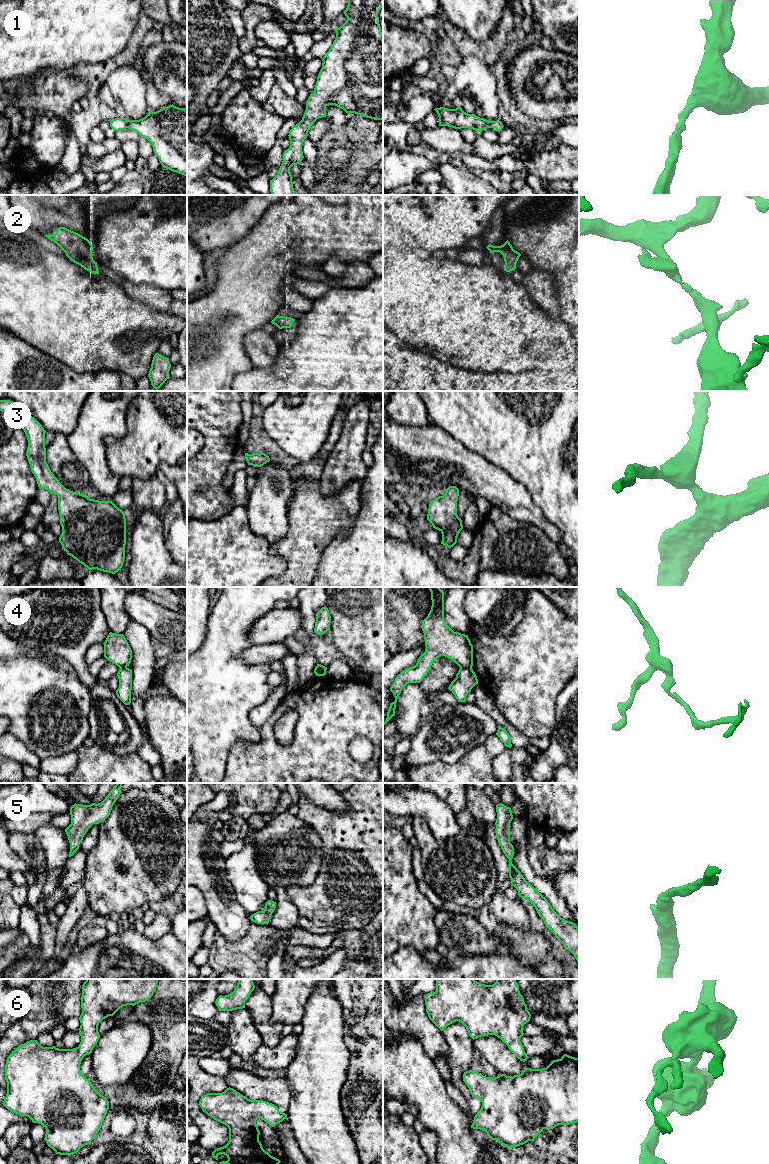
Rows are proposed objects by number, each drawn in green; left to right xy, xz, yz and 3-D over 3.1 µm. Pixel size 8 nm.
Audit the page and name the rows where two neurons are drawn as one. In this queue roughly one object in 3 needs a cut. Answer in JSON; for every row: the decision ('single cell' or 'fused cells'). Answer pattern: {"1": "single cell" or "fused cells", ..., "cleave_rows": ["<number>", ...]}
{"1": "single cell", "2": "single cell", "3": "single cell", "4": "fused cells", "5": "single cell", "6": "single cell", "cleave_rows": ["4"]}

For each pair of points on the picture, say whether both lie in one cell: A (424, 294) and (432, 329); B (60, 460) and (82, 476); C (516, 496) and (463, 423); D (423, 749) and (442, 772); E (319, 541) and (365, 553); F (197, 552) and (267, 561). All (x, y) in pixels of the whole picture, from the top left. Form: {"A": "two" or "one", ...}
{"A": "one", "B": "one", "C": "two", "D": "two", "E": "two", "F": "one"}

